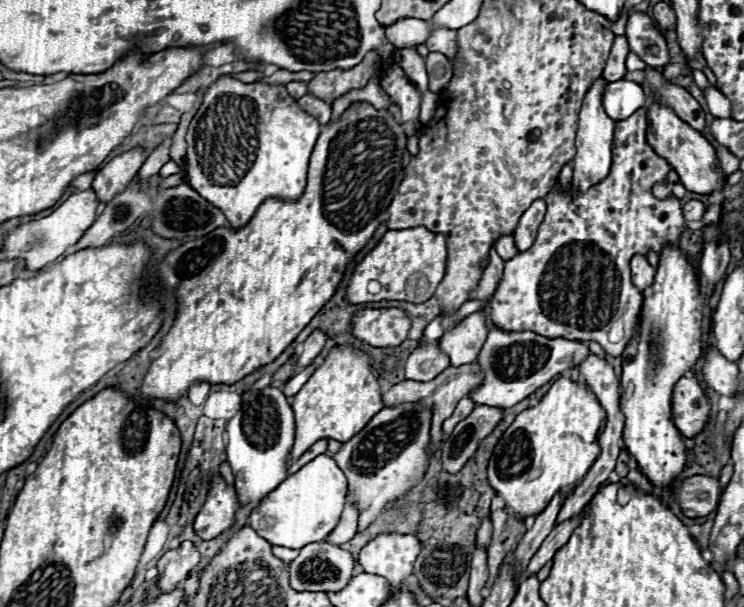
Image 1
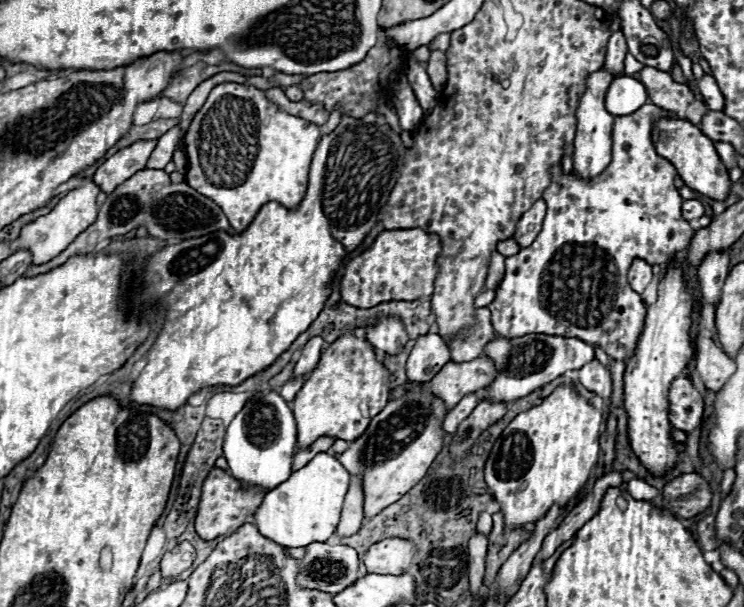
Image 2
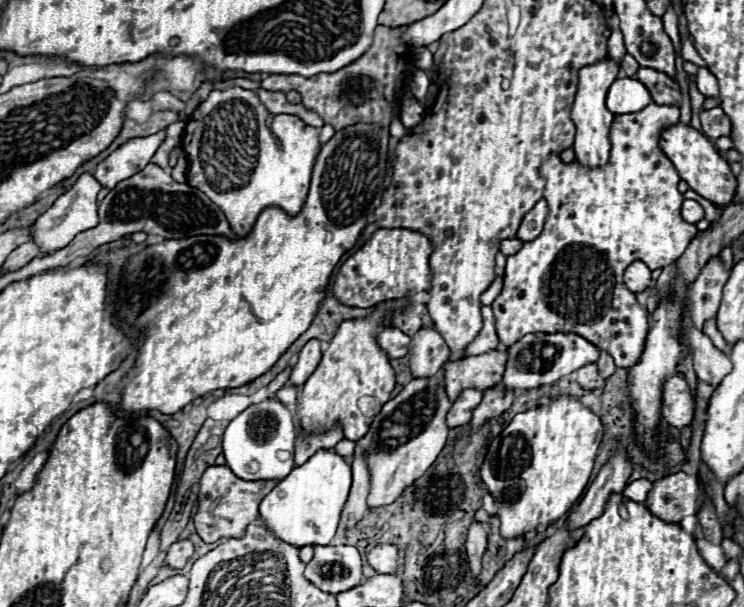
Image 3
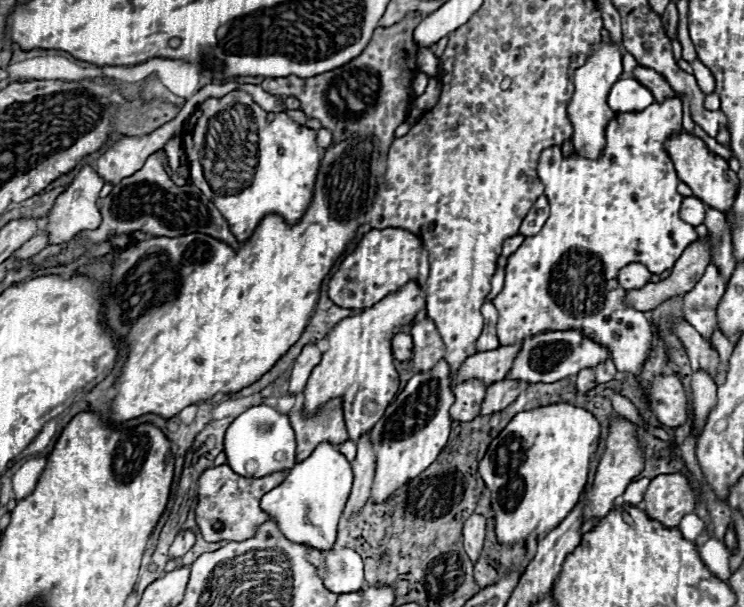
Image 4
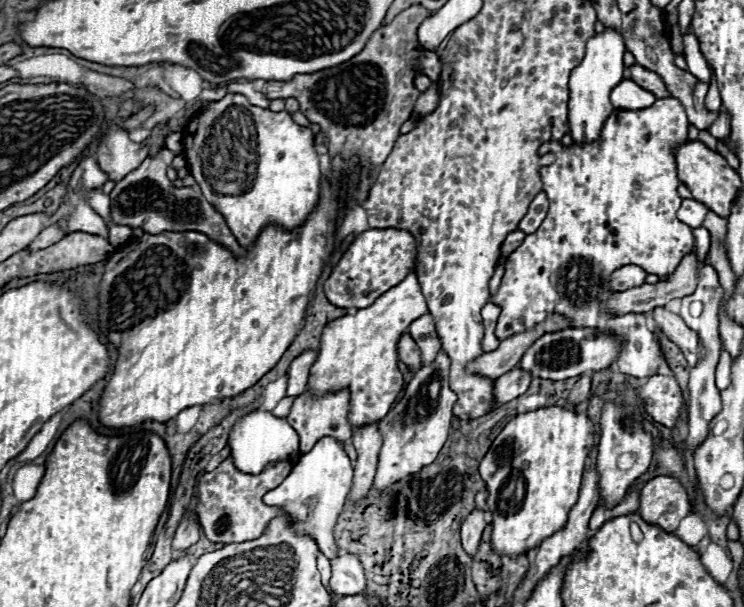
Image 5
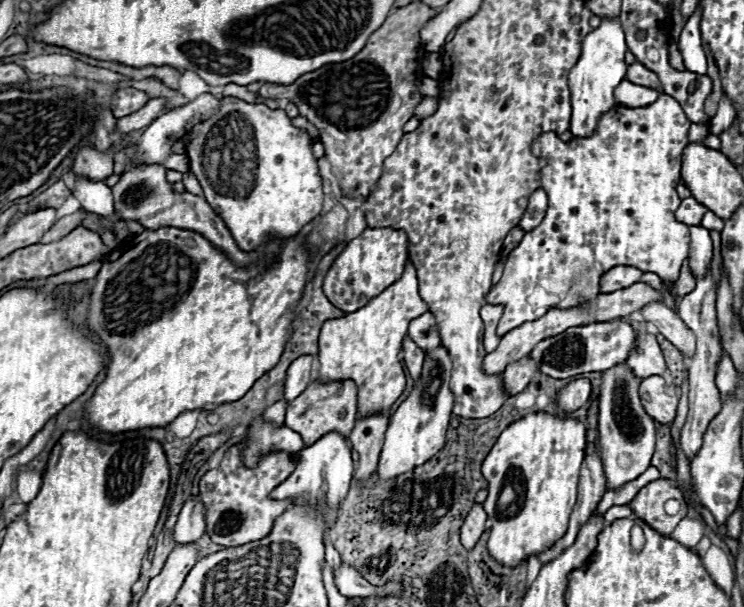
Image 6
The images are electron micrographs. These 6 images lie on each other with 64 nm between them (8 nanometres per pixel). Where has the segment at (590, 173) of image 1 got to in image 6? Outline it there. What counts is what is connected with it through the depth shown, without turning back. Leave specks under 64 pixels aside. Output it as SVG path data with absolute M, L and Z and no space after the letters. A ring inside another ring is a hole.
M618 18L602 20L602 24L584 38L582 56L568 76L568 84L572 90L570 132L576 138L592 136L596 132L600 116L614 106L614 88L624 80L628 68L624 62L624 54L626 54L626 42Z

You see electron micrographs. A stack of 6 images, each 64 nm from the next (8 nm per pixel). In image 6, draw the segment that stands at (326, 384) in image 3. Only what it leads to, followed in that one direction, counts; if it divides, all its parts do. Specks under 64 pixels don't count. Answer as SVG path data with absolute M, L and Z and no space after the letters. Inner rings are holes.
M408 262L402 278L388 286L388 290L372 298L368 306L362 306L360 310L342 318L332 318L324 322L320 332L320 368L316 380L322 384L334 380L354 380L358 390L360 418L388 412L406 386L406 376L398 354L402 348L402 340L408 332L408 322L424 312L428 312L428 306L418 294L416 268L412 266L412 262Z

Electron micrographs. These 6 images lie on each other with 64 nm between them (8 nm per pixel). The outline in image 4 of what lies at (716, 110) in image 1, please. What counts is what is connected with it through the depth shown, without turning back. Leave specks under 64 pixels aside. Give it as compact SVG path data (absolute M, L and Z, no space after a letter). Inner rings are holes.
M694 60L692 62L692 68L694 68L694 76L696 76L696 80L698 80L698 86L700 86L700 90L704 92L704 94L710 94L710 92L714 92L714 76L712 76L712 72L700 62L700 60Z

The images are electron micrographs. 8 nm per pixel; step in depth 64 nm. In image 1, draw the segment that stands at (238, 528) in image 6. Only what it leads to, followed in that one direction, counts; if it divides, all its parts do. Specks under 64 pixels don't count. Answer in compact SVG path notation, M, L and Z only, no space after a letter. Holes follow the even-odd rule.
M216 474L212 478L206 502L194 520L194 532L202 540L216 538L220 532L224 532L232 526L236 506L240 506L238 498L236 498L236 490L226 486L224 478L220 474Z

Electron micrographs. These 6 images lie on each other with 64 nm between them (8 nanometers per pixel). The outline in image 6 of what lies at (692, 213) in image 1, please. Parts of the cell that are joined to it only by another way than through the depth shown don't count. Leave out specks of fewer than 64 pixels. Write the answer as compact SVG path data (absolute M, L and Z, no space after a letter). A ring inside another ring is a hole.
M684 198L680 208L676 210L676 220L688 224L688 226L700 226L702 216L708 212L706 206L702 206L700 202L696 202L694 198Z

